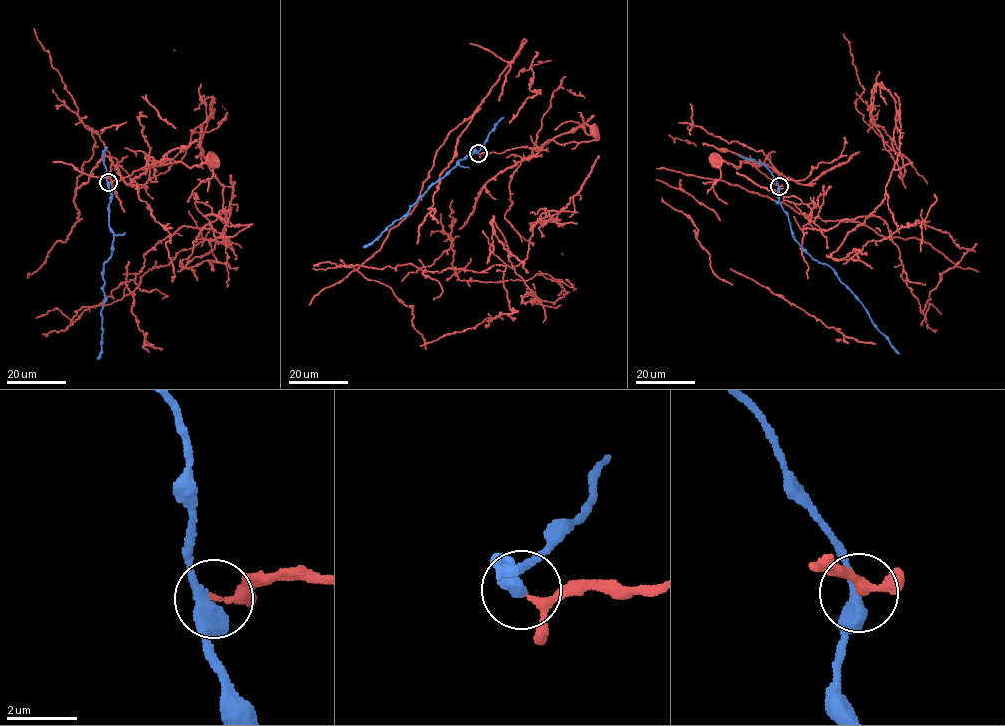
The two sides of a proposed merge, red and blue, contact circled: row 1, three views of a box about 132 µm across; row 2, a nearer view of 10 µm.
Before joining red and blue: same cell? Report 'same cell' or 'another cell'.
another cell

